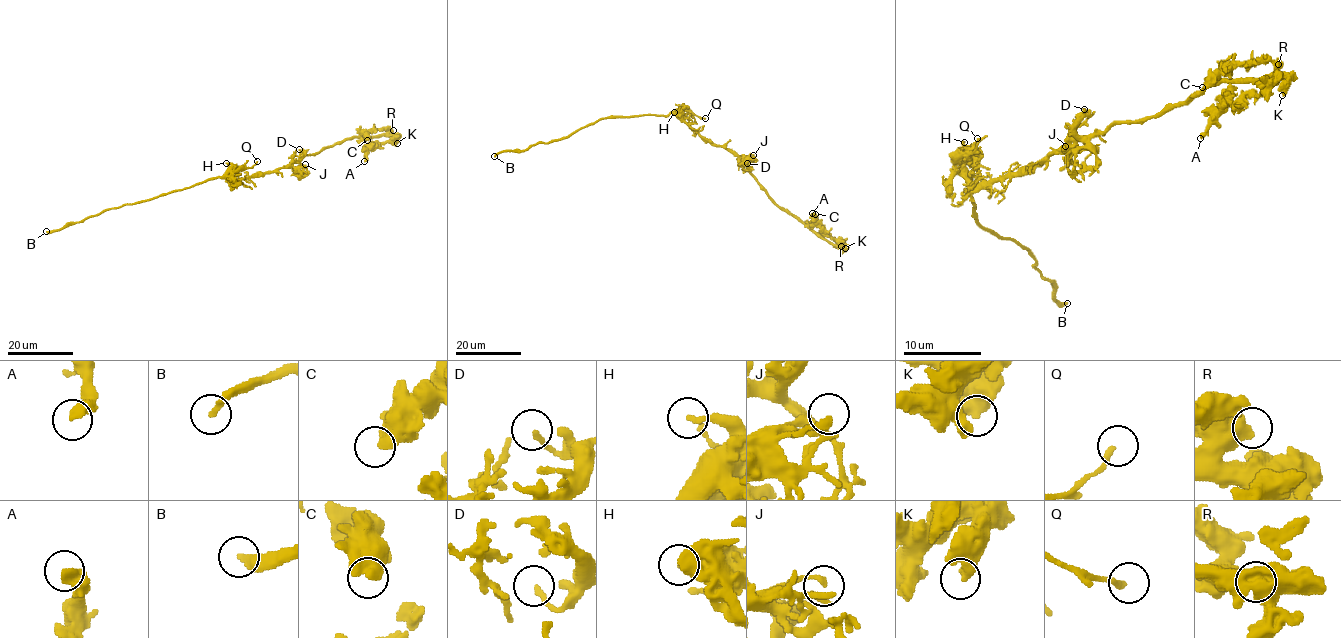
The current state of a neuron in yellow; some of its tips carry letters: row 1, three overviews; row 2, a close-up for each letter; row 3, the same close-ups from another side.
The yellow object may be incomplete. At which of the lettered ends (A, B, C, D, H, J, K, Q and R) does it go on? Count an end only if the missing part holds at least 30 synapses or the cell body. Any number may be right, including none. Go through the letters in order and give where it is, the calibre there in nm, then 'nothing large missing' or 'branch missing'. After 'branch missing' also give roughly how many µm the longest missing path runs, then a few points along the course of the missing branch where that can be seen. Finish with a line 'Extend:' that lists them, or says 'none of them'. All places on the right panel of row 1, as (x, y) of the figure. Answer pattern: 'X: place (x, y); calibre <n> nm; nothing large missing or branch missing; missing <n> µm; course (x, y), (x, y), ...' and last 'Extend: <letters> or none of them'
A: place (1200, 138); calibre 320 nm; nothing large missing
B: place (1067, 303); calibre 320 nm; branch missing; missing 10 µm; course (1067, 303), (1088, 301), (1107, 305), (1113, 310), (1142, 307)
C: place (1202, 87); calibre 500 nm; nothing large missing
D: place (1084, 109); calibre 170 nm; nothing large missing
H: place (964, 142); calibre 200 nm; nothing large missing
J: place (1065, 146); calibre 220 nm; nothing large missing
K: place (1282, 95); calibre 600 nm; nothing large missing
Q: place (977, 138); calibre 200 nm; nothing large missing
R: place (1278, 64); calibre 550 nm; nothing large missing
Extend: B

